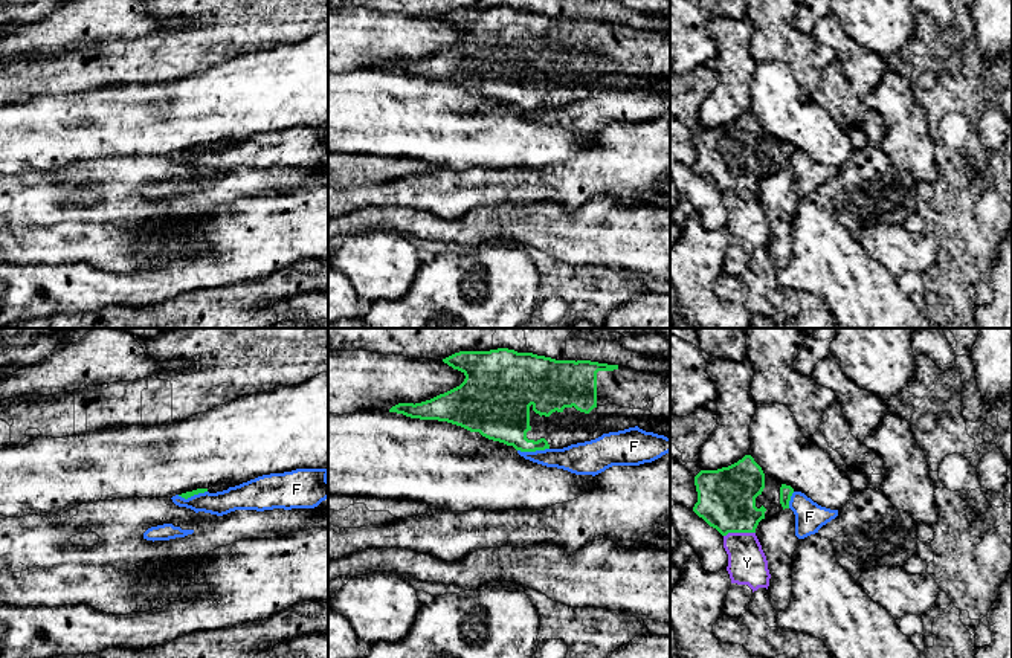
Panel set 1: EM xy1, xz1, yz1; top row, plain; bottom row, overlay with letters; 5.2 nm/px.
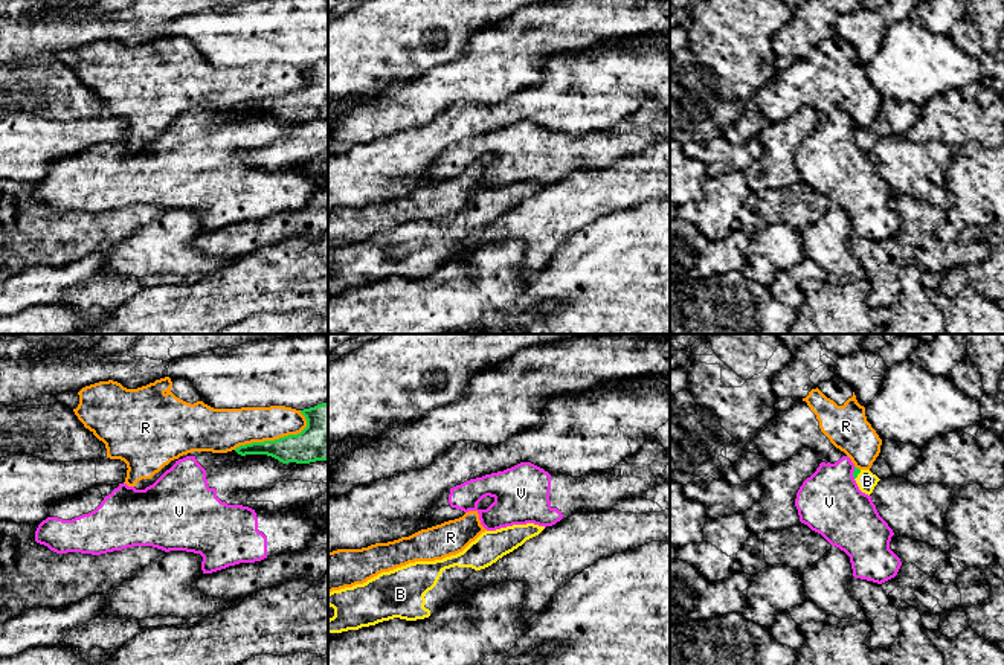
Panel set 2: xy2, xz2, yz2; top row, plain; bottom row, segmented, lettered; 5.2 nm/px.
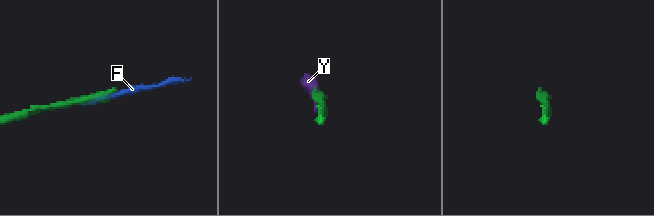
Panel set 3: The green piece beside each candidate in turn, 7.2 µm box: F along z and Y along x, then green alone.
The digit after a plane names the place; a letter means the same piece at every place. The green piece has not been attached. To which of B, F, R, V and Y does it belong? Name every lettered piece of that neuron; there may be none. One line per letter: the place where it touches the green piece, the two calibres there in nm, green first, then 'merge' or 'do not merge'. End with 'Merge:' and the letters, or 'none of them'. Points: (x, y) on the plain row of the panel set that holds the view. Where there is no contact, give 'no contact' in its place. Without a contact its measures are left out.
B: meets green in yz2 at (858, 131); 40 nm thick on the green side, 100 nm on the other; merge
F: meets green in xz1 at (533, 109); 280 nm thick on the green side, 160 nm on the other; do not merge
R: meets green in xy2 at (272, 99); 200 nm thick on the green side, 220 nm on the other; do not merge
V: meets green in yz2 at (853, 131); 40 nm thick on the green side, 340 nm on the other; do not merge
Y: meets green in yz1 at (739, 190); 300 nm thick on the green side, 200 nm on the other; do not merge
Merge: B

